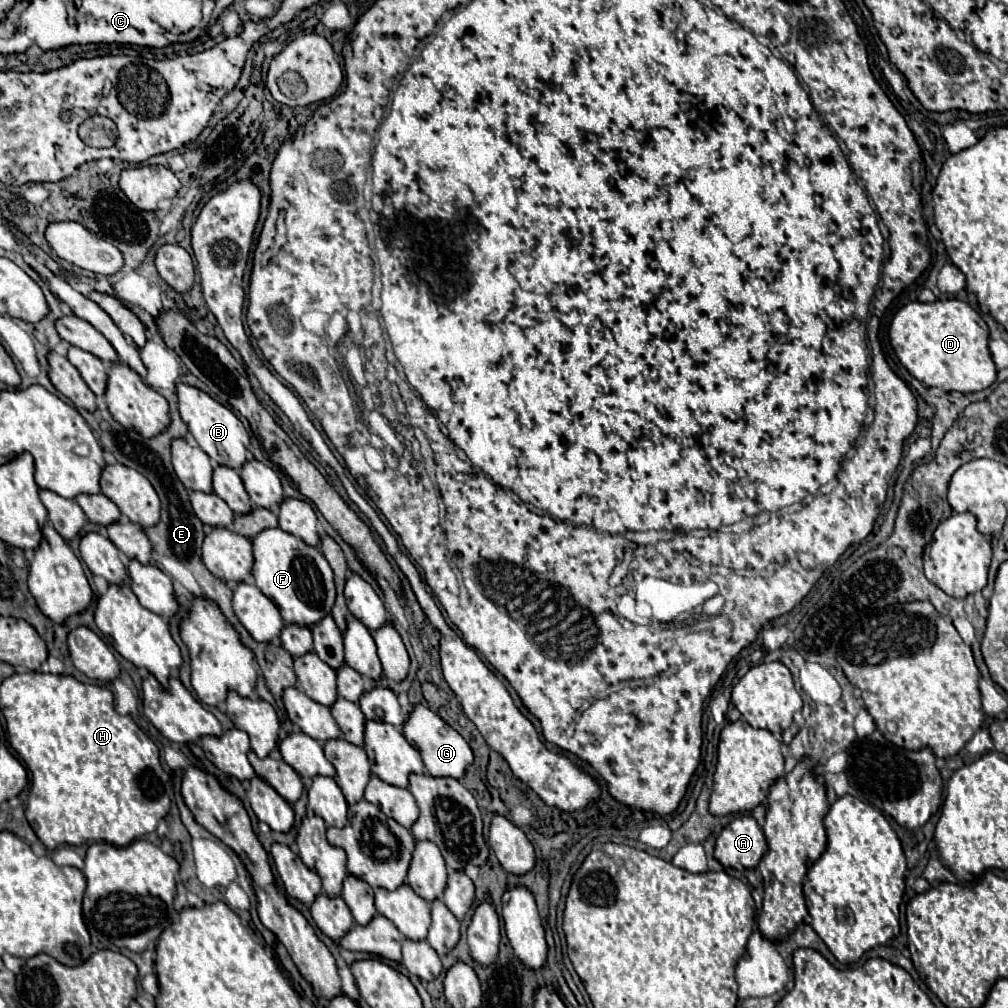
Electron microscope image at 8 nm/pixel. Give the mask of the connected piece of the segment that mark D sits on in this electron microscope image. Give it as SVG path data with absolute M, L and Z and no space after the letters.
M936 300L930 304L924 302L910 302L902 306L890 324L890 344L898 356L898 360L906 366L906 370L918 378L924 386L934 386L944 392L978 392L994 384L996 380L996 366L988 352L990 332L986 322L980 318L980 314L970 308L962 300Z

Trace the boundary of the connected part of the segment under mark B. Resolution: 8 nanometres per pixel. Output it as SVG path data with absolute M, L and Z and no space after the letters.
M176 384L176 394L178 394L180 416L186 422L188 430L192 432L196 444L212 458L212 462L228 468L240 468L246 462L246 446L250 436L244 424L238 420L238 416L230 408L218 404L214 398L210 398L206 392L194 386Z

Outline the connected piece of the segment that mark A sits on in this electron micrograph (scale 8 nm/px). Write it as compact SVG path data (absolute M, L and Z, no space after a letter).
M750 814L734 818L716 838L716 860L726 868L756 868L768 850L762 828Z

